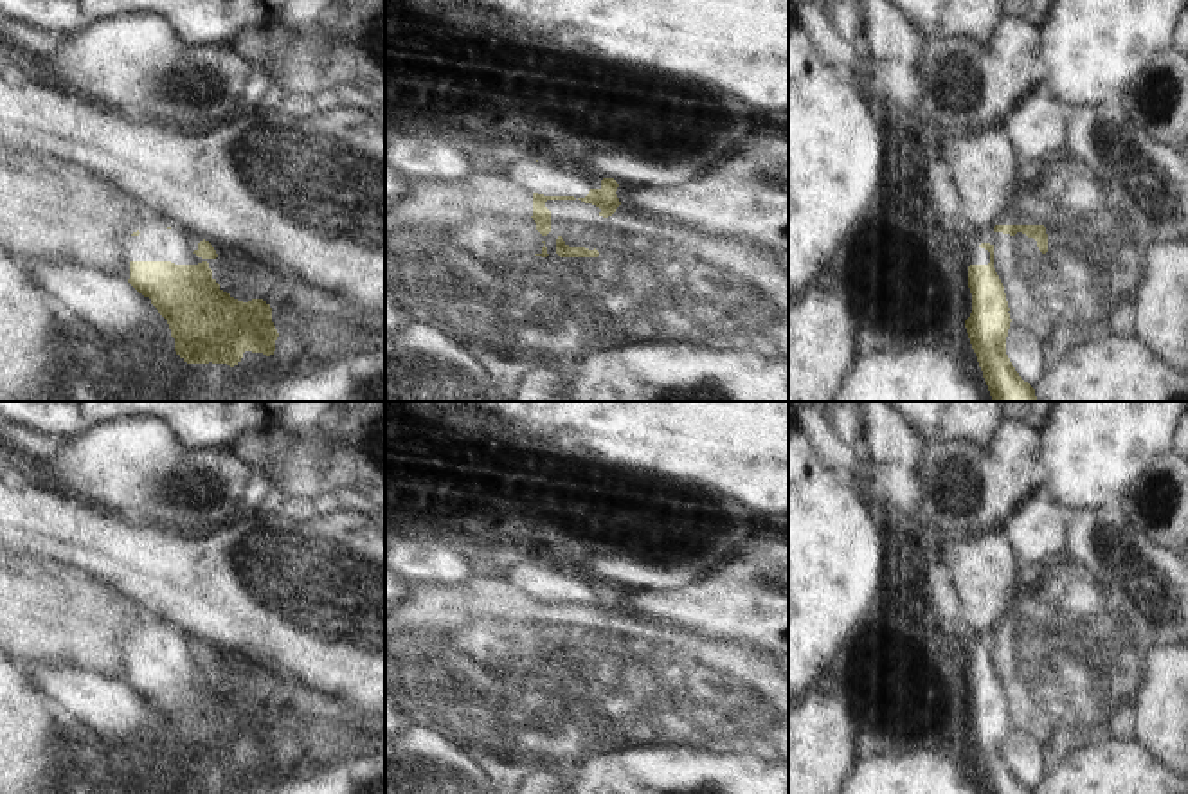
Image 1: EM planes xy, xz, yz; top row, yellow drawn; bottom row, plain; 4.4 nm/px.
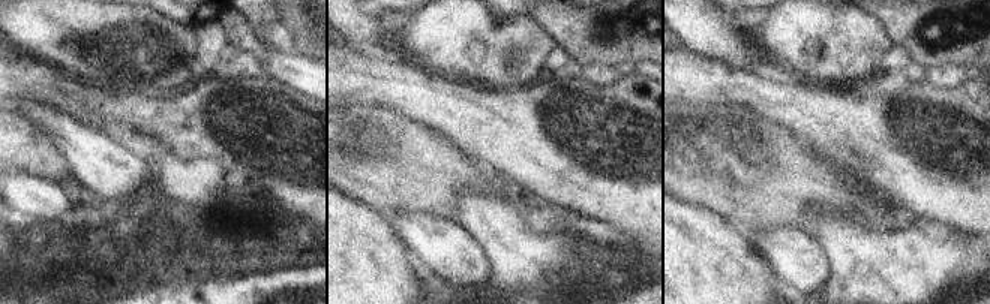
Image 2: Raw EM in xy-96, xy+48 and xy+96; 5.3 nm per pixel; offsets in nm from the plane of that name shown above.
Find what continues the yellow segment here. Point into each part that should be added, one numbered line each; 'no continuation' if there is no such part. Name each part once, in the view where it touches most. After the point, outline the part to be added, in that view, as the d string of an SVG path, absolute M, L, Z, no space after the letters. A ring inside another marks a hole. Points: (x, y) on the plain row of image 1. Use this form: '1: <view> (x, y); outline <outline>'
1: xy (155, 645); outline M158 621L142 623L139 639L124 641L122 659L128 664L171 664L175 668L198 668L205 663L189 655L176 636Z

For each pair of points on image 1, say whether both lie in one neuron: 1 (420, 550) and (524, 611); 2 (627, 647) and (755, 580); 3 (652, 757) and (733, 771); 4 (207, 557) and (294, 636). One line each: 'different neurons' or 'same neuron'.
1: different neurons
2: different neurons
3: same neuron
4: same neuron

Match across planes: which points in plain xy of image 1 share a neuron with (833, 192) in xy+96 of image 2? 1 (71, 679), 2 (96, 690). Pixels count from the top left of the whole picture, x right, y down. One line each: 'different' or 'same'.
1: different
2: different

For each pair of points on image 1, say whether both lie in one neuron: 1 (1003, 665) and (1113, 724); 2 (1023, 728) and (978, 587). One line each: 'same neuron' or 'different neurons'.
1: same neuron
2: different neurons

